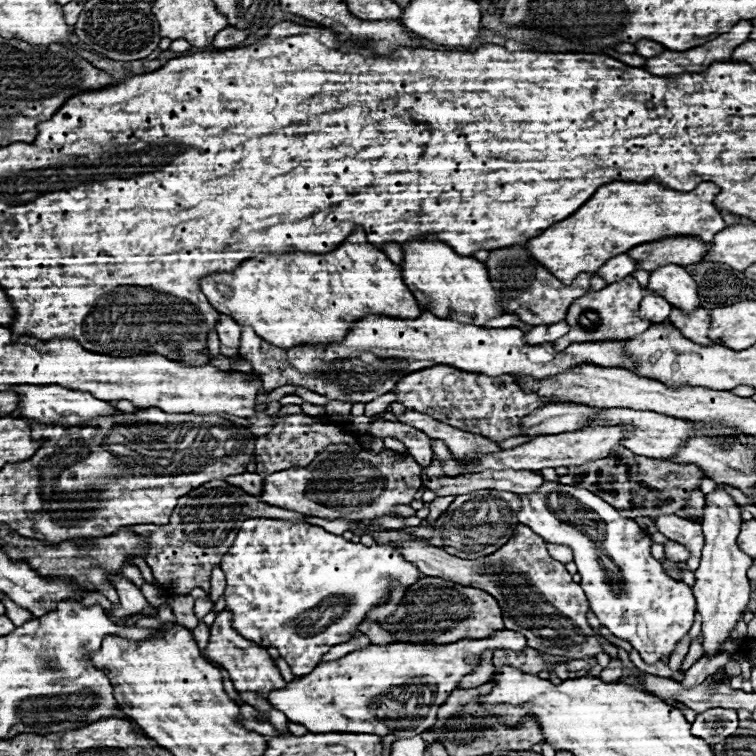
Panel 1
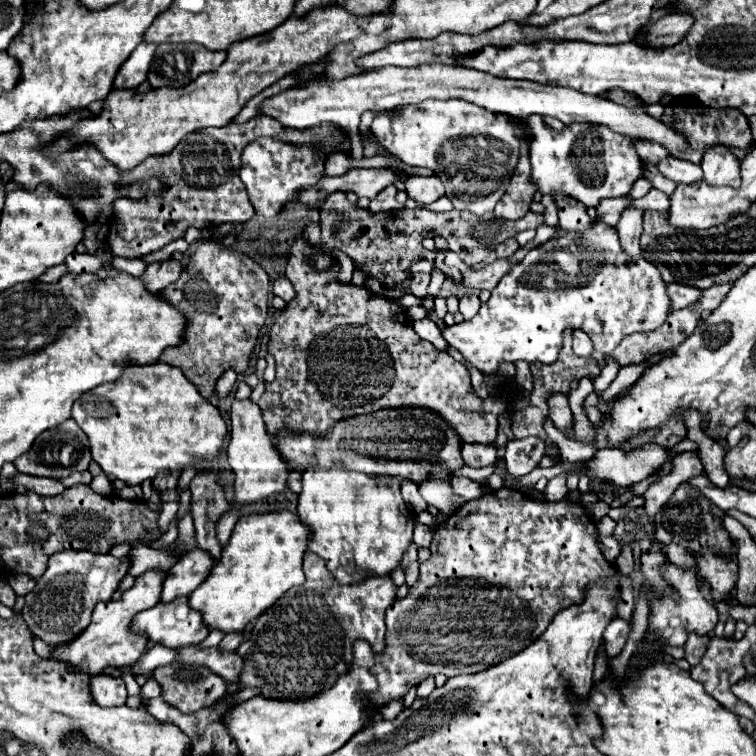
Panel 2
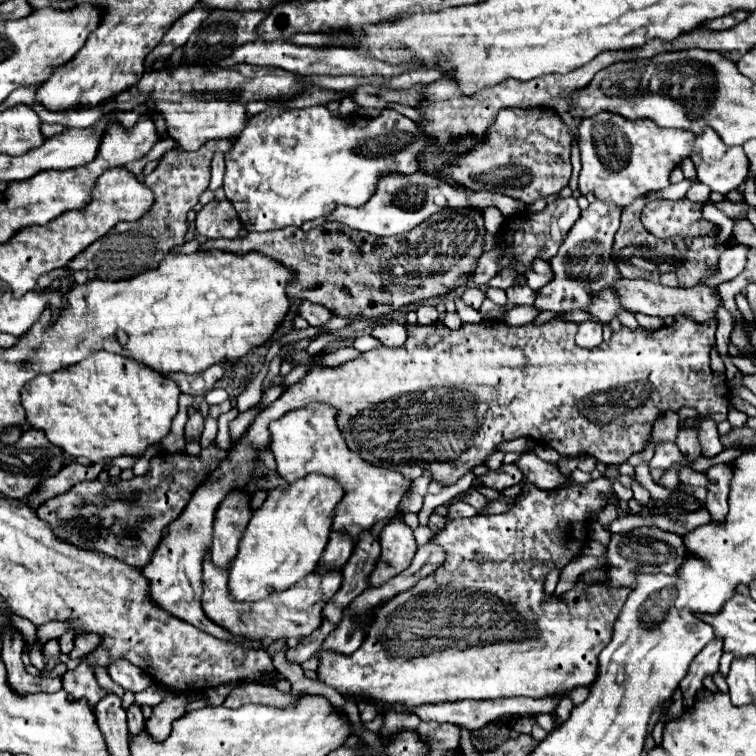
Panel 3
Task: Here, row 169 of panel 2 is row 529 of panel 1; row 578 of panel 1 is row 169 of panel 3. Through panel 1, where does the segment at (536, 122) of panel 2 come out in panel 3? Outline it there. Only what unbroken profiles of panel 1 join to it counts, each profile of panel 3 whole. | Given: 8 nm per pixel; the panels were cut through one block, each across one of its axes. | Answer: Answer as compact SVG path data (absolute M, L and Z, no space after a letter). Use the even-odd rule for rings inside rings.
M600 112L578 124L578 148L582 156L580 192L592 192L598 200L614 202L618 206L632 204L646 192L666 188L670 172L690 156L696 134L688 130L658 128L652 120L624 120L622 116Z

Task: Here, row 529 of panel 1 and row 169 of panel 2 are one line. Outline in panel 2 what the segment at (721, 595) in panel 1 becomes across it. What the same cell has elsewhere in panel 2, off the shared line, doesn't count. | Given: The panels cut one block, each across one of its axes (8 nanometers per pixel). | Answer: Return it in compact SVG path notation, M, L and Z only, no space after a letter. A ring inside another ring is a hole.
M714 146L708 150L700 166L704 170L704 180L710 186L740 186L740 160L724 146Z

